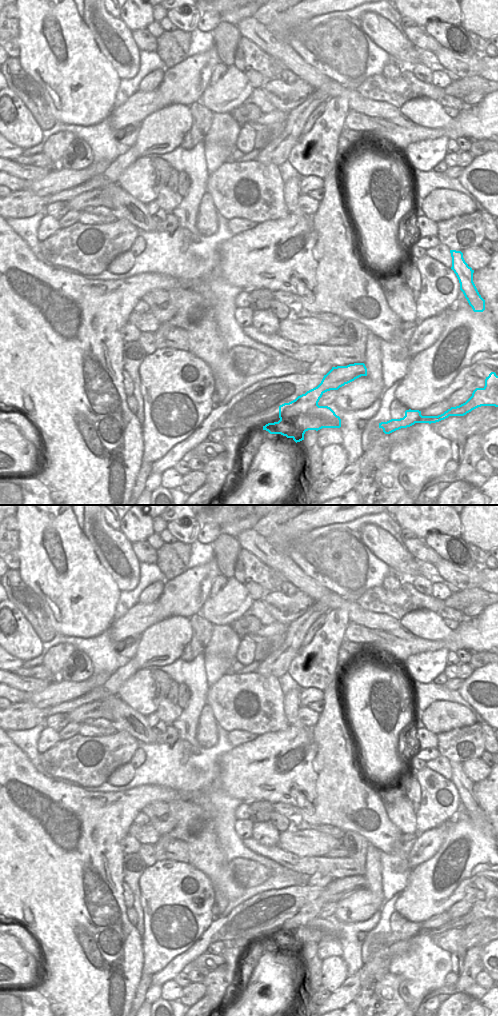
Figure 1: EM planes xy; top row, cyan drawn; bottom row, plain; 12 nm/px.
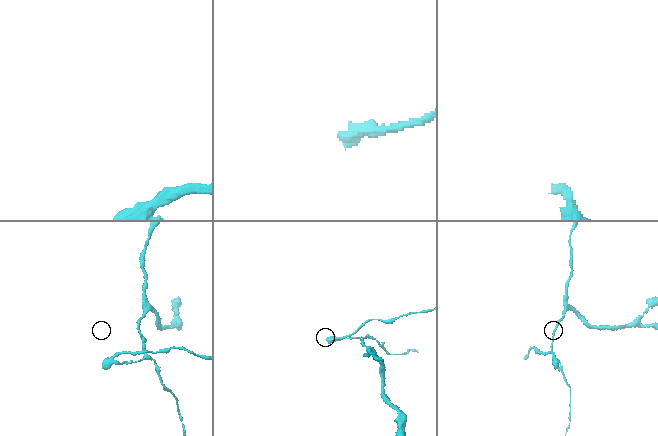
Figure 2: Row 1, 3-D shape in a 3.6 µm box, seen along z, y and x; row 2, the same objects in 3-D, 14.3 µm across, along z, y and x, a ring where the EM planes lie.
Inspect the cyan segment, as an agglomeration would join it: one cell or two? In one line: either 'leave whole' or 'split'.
split

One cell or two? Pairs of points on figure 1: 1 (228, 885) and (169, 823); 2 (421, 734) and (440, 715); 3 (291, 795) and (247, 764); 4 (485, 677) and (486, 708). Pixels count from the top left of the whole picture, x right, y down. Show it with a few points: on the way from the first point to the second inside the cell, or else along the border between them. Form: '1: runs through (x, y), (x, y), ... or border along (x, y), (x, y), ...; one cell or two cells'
1: border along (168, 813), (175, 821), (175, 826), (170, 832); two cells
2: border along (424, 727), (436, 735); two cells
3: runs through (280, 784), (266, 770), (258, 770); one cell
4: runs through (474, 679), (467, 685), (466, 690), (475, 702); one cell

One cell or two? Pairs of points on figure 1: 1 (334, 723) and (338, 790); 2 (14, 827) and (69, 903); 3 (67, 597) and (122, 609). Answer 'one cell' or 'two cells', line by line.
1: one cell
2: one cell
3: two cells

